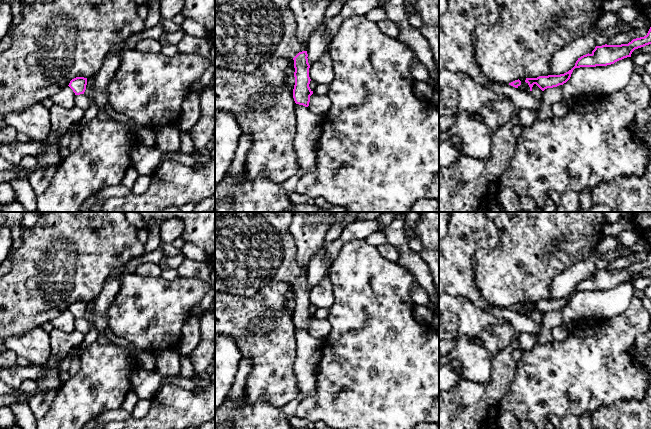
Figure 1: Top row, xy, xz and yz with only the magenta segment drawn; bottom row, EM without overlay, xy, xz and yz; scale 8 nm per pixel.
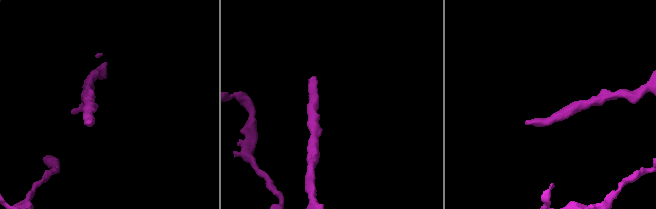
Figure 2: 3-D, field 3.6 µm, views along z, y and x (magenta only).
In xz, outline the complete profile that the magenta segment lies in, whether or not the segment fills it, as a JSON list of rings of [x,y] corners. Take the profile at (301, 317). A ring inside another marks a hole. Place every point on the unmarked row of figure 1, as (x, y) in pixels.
[[[215,212],[215,291],[229,293],[231,295],[237,295],[240,297],[251,297],[258,290],[266,287],[270,284],[274,284],[281,281],[292,282],[294,284],[294,301],[295,309],[293,313],[293,322],[296,328],[309,330],[310,320],[313,315],[310,313],[310,301],[308,287],[308,278],[305,274],[305,268],[297,261],[297,248],[293,235],[291,234],[289,227],[293,219],[293,212]]]

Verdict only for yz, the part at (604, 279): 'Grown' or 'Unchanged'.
Unchanged

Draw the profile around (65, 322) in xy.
[[[69,310],[61,313],[58,317],[53,319],[51,324],[55,329],[65,333],[72,333],[75,331],[75,317]]]

